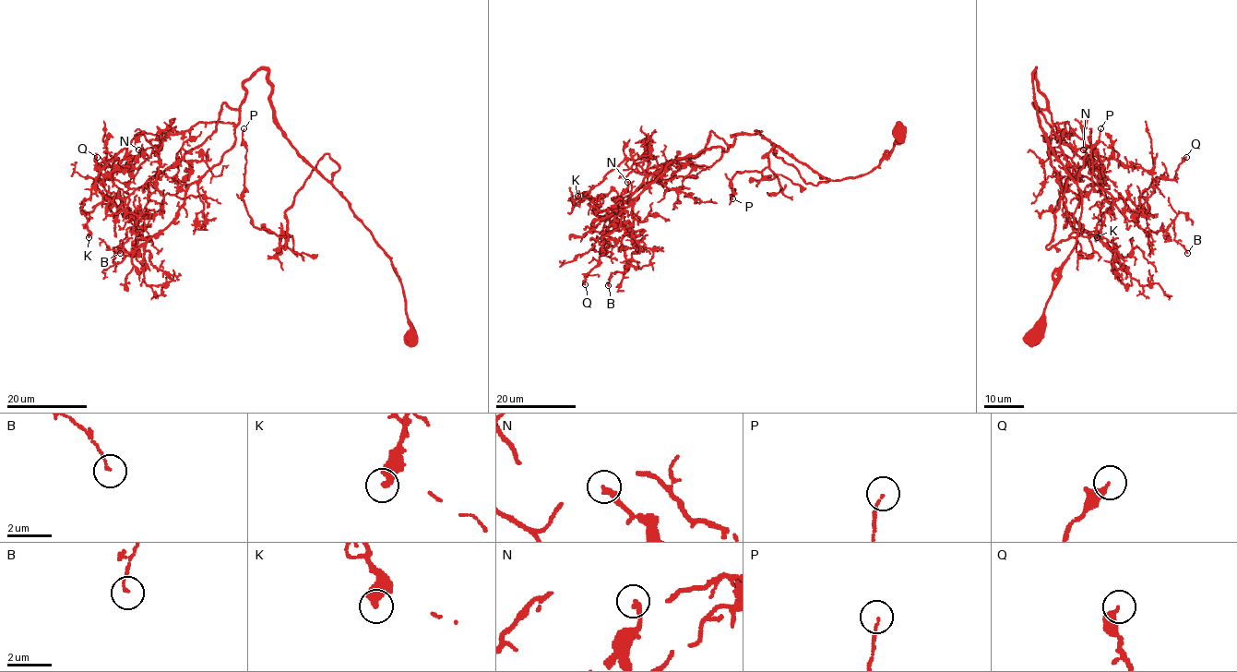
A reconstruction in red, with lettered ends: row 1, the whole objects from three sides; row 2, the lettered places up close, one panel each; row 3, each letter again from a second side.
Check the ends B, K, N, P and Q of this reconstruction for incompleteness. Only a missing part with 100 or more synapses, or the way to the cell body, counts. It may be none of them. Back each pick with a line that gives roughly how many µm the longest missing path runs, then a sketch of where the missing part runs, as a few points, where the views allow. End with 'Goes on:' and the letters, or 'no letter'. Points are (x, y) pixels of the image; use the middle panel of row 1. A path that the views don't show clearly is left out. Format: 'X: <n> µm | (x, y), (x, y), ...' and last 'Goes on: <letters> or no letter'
Goes on: no letter

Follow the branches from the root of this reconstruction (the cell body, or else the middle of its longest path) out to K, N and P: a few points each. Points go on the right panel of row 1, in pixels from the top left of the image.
K: (1033, 337), (1082, 198), (1035, 68), (1105, 193), (1097, 237)
N: (1033, 337), (1082, 198), (1041, 127), (1035, 68), (1046, 108), (1033, 104), (1102, 189), (1083, 150)
P: (1033, 337), (1075, 245), (1086, 154), (1054, 213), (1047, 249), (1073, 232), (1093, 186), (1100, 128)

